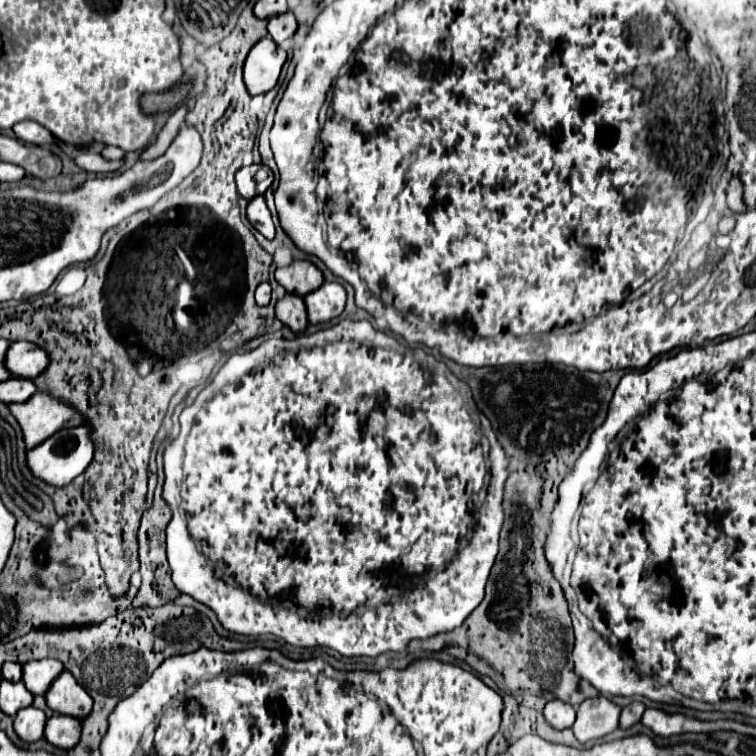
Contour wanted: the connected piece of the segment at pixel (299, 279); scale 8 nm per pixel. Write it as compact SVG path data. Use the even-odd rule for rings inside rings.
M293 261L287 267L275 269L275 279L287 293L297 293L305 297L323 283L323 273L311 261Z

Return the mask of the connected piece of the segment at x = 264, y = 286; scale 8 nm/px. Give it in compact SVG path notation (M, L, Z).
M261 283L255 291L255 301L257 305L269 305L269 299L271 299L271 285L269 283Z

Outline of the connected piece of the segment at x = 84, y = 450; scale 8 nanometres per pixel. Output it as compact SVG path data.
M79 425L73 429L61 429L53 437L47 437L35 449L27 451L27 467L29 467L31 475L45 481L47 485L53 485L53 487L69 485L75 477L79 477L87 469L87 465L93 459L95 447L93 447L89 431L91 429L87 425Z

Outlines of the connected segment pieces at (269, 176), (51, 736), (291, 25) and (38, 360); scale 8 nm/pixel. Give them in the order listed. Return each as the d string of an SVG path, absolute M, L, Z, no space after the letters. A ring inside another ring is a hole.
M249 165L249 167L241 167L235 175L237 181L237 189L239 195L245 199L253 199L257 195L263 195L271 183L273 183L273 173L267 165Z
M53 715L45 725L45 739L59 749L73 749L81 737L81 721L67 715Z
M291 11L279 17L271 17L267 25L267 31L275 43L283 43L285 39L291 39L295 35L295 29L297 29L297 21Z
M15 341L9 345L9 353L5 353L5 369L9 369L13 377L35 379L47 363L47 353L29 341Z

